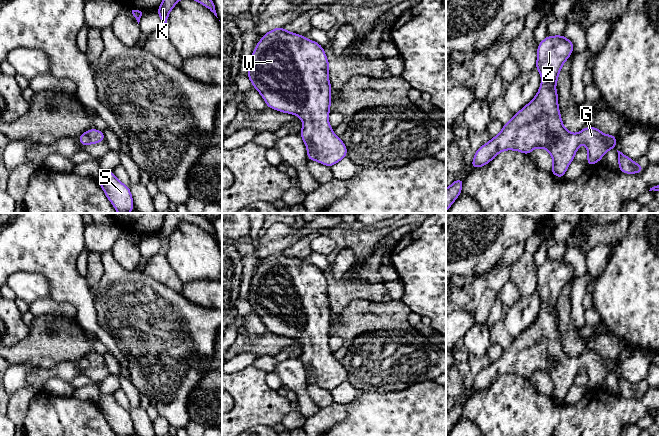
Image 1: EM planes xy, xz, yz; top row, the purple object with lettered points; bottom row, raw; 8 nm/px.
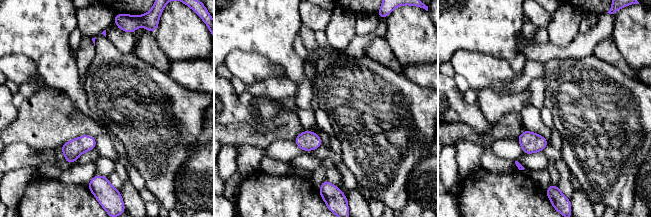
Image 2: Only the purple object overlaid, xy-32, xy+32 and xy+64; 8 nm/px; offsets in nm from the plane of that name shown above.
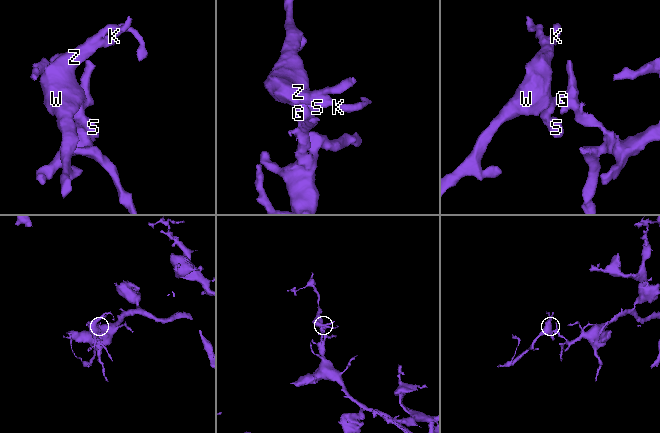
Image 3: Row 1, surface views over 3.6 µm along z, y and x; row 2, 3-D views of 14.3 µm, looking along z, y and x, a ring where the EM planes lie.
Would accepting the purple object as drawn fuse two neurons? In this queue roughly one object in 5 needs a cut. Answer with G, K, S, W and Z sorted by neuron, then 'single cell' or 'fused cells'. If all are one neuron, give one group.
groups G K S W Z; single cell

